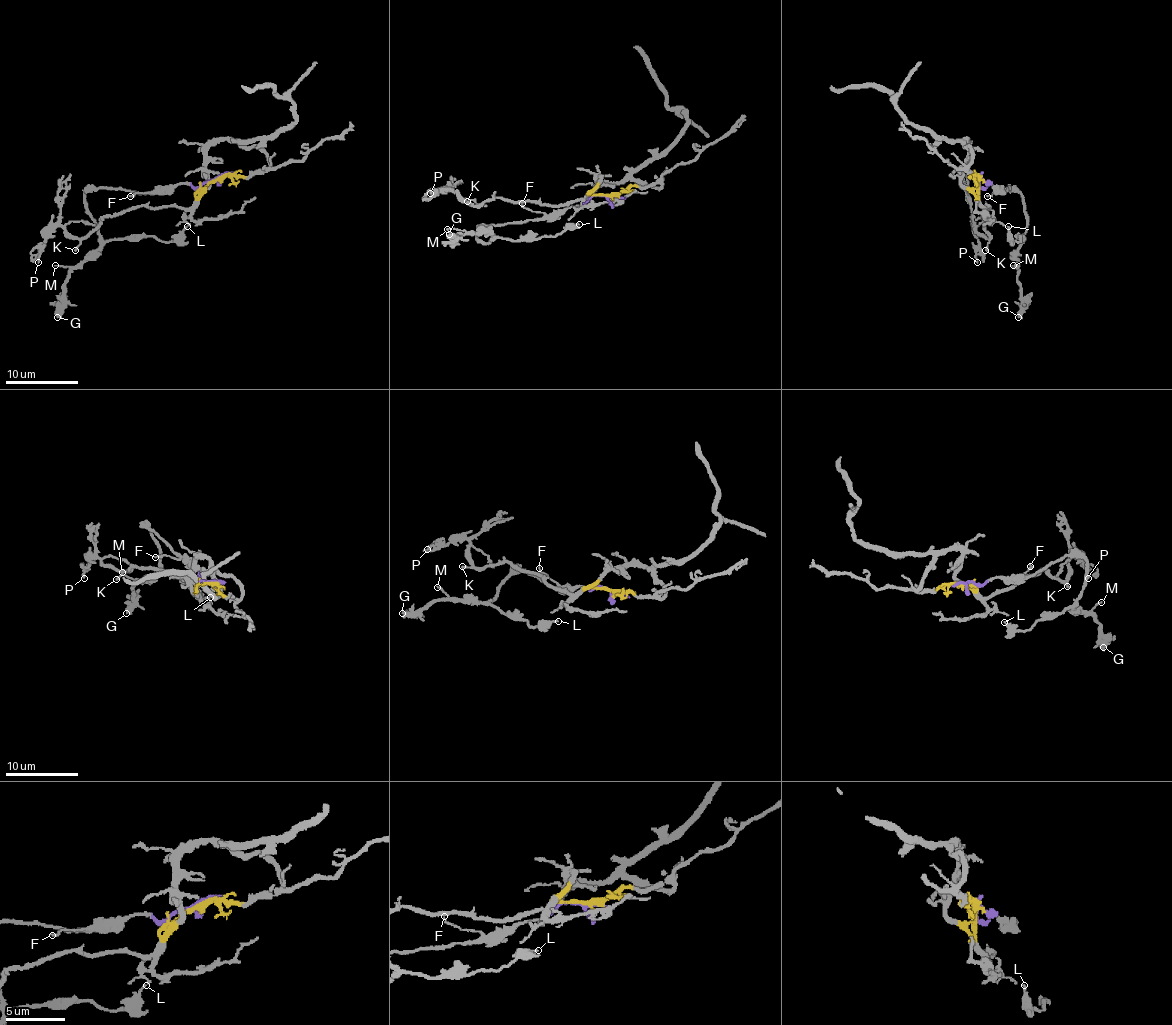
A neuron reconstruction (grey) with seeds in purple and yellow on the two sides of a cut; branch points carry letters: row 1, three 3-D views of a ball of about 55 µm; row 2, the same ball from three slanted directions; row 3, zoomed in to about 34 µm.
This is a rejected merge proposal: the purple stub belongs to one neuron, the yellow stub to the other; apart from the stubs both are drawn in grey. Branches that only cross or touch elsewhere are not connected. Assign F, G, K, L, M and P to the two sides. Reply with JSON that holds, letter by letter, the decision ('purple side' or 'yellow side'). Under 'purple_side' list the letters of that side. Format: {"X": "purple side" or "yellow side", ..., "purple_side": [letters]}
{"F": "purple side", "G": "purple side", "K": "yellow side", "L": "purple side", "M": "purple side", "P": "yellow side", "purple_side": ["F", "G", "L", "M"]}

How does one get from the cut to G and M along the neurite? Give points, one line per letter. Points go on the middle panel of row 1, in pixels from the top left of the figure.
G: (608, 195), (539, 219), (488, 224), (478, 235), (488, 243), (492, 235), (481, 232), (448, 234)
M: (608, 195), (590, 197), (581, 205), (539, 219), (488, 224), (478, 239), (488, 243), (492, 235), (447, 230)

